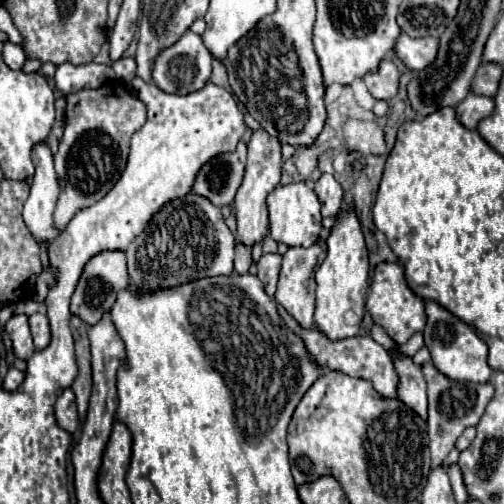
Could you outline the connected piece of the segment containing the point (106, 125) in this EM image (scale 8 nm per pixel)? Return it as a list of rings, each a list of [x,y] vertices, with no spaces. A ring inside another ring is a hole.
[[[110,81],[106,89],[84,89],[66,97],[64,137],[54,155],[56,175],[62,189],[54,211],[54,227],[58,231],[68,225],[76,211],[94,205],[116,185],[126,167],[130,137],[134,131],[138,131],[138,127],[142,127],[144,121],[144,103],[130,95],[126,85],[120,81]],[[90,151],[98,151],[100,157],[90,155]]]

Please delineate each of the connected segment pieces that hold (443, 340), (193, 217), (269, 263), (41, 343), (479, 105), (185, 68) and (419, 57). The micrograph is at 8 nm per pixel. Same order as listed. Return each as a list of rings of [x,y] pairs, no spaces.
[[[426,301],[426,327],[424,327],[424,345],[430,351],[430,359],[434,367],[454,381],[472,381],[472,383],[486,383],[490,381],[490,367],[488,367],[488,347],[486,343],[458,317],[450,311],[442,309],[434,301]]]
[[[186,195],[182,199],[176,199],[172,205],[166,205],[152,221],[150,227],[128,247],[126,259],[128,259],[128,273],[132,277],[132,283],[142,289],[154,289],[154,287],[174,287],[182,285],[186,281],[212,277],[212,275],[230,275],[234,271],[234,235],[226,227],[222,213],[212,203],[206,203],[202,199],[202,211],[198,211],[198,195]]]
[[[266,253],[258,261],[258,279],[262,279],[262,283],[266,287],[266,293],[270,297],[276,291],[276,283],[278,283],[278,275],[280,275],[280,265],[282,265],[282,257],[278,253]]]
[[[46,313],[30,315],[28,323],[30,323],[32,337],[34,337],[34,347],[44,349],[50,343],[50,325],[48,325],[48,319],[46,319]]]
[[[474,93],[466,95],[466,99],[456,107],[456,119],[466,129],[476,129],[478,121],[492,113],[494,113],[494,101],[490,97],[482,97]]]
[[[190,29],[184,31],[174,45],[162,49],[152,61],[152,81],[166,93],[188,95],[190,91],[198,91],[206,85],[210,71],[212,71],[212,55],[206,51],[202,37],[192,33]]]
[[[402,33],[394,45],[394,55],[410,69],[410,71],[422,71],[426,63],[434,61],[434,55],[438,53],[438,39],[434,37],[408,37]]]

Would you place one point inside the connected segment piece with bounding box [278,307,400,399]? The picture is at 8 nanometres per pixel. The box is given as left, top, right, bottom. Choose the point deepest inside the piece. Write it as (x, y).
(360, 356)

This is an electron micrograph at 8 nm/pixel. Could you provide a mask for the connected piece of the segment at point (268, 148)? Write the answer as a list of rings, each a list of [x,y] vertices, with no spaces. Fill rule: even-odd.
[[[262,129],[252,131],[252,139],[248,141],[248,161],[246,161],[246,175],[236,193],[236,219],[238,219],[238,241],[244,245],[254,245],[256,241],[268,235],[268,209],[266,197],[268,193],[280,183],[280,169],[282,169],[282,153],[280,141],[268,135]]]

